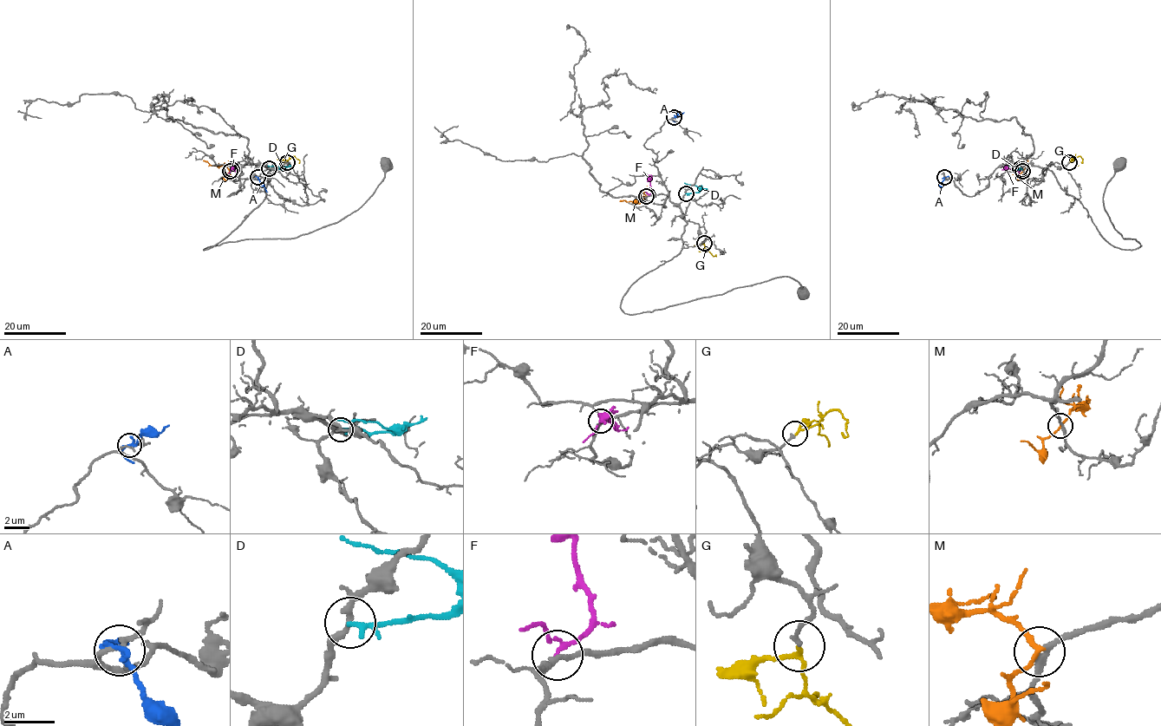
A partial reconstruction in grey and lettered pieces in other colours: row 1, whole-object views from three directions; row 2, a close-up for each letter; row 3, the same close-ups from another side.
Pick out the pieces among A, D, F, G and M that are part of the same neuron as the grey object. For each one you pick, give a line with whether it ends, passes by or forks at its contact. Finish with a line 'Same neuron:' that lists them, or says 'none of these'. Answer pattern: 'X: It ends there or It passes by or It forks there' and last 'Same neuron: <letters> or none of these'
G: It passes by
M: It passes by
Same neuron: G, M

